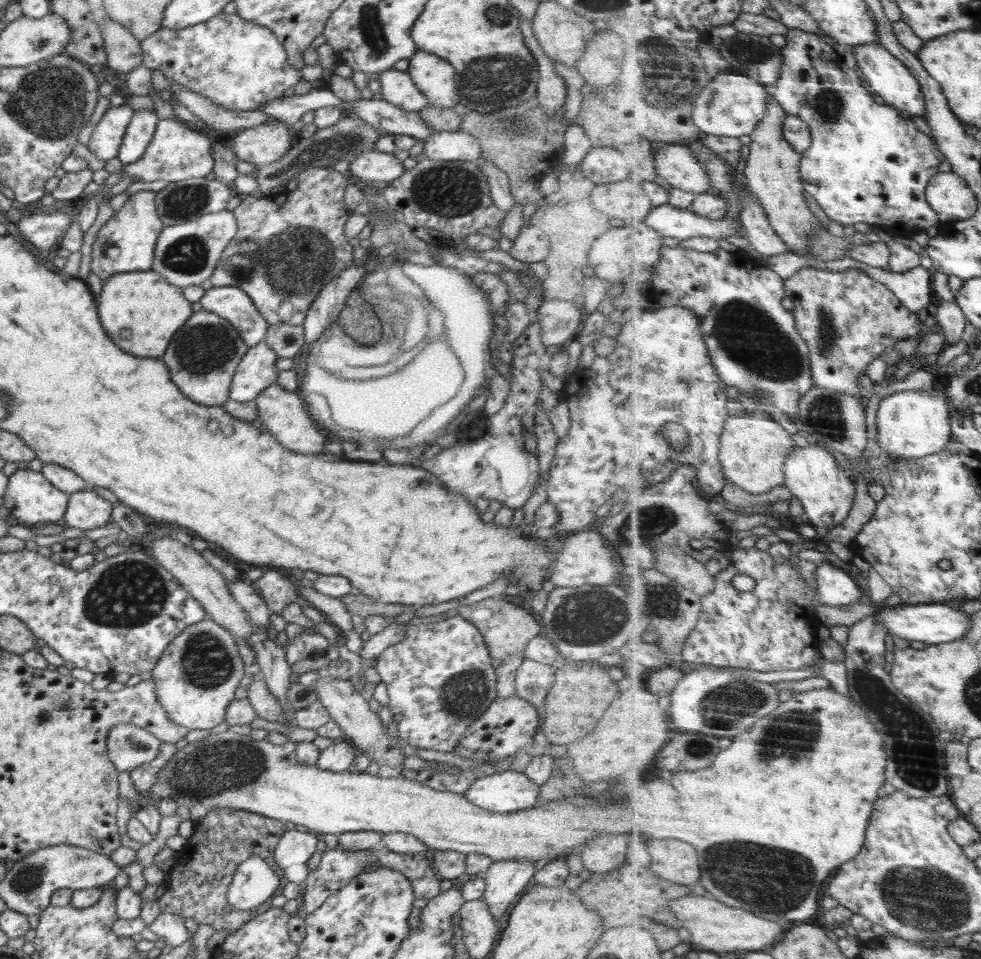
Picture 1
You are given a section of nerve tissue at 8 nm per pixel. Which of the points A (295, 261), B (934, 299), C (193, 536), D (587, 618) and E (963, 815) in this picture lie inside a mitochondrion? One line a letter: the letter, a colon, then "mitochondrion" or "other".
A: mitochondrion
B: other
C: other
D: mitochondrion
E: other

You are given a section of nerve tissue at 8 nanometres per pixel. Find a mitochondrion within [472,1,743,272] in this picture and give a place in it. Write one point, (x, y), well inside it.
(657, 66)

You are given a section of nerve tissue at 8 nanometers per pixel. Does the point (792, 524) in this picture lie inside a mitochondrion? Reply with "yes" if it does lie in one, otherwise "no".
no

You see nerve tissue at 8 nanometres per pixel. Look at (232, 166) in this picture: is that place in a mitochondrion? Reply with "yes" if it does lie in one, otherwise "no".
no

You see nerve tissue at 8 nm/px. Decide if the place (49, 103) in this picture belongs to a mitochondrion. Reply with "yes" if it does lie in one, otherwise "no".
yes

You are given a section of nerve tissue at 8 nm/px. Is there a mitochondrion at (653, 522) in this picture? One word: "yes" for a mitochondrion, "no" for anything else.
yes

